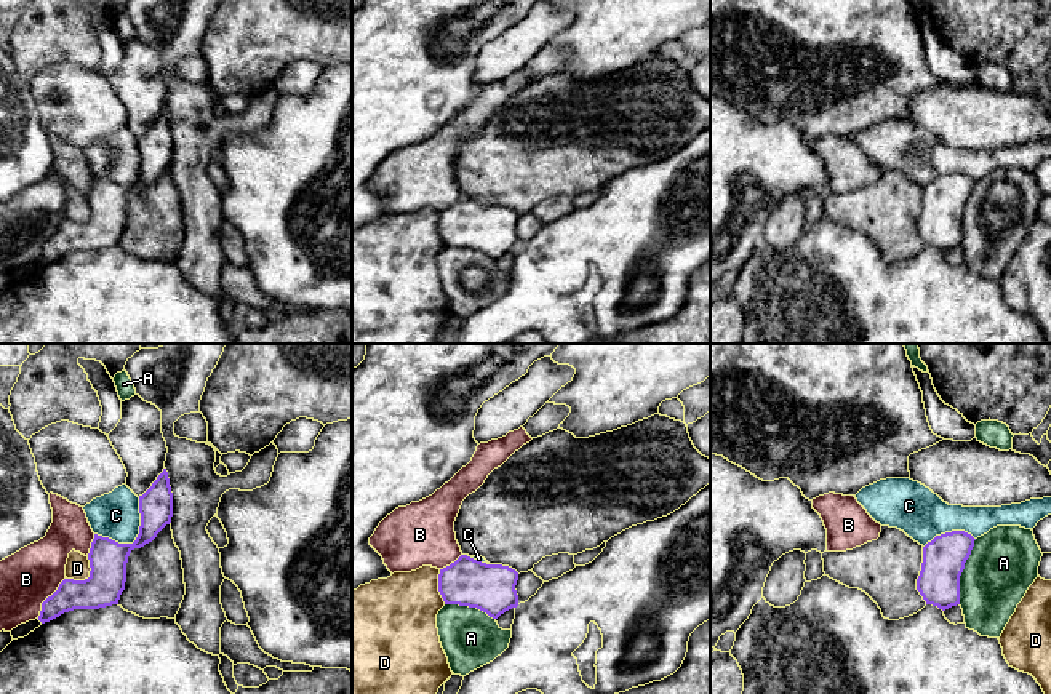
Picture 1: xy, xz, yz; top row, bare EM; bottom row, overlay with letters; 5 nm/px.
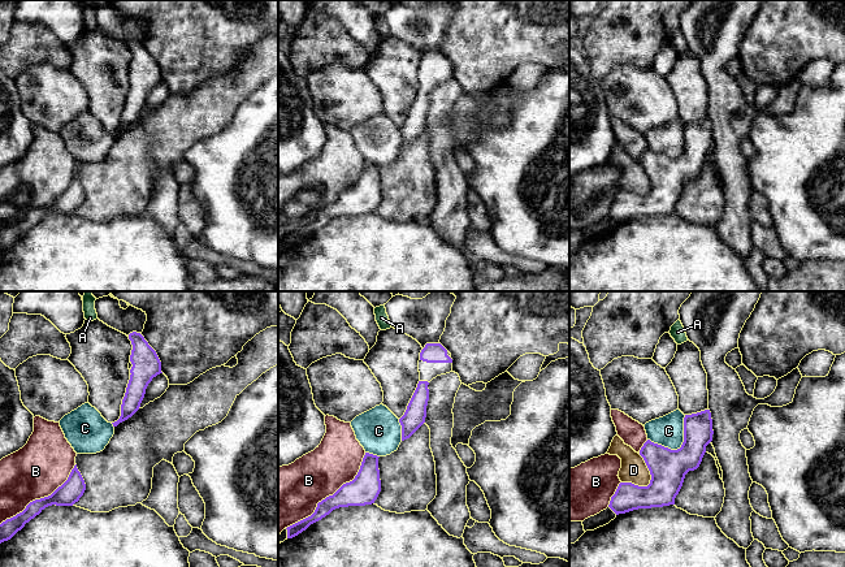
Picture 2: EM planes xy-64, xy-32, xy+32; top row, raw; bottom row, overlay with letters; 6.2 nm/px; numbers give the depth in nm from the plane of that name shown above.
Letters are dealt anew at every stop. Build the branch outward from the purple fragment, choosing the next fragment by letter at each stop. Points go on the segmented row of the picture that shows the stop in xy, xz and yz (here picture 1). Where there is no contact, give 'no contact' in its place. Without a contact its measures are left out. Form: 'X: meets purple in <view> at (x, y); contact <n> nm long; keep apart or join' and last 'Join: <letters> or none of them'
A: meets purple in yz at (962, 571); contact 340 nm long; keep apart
B: meets purple in xy at (47, 598); contact 260 nm long; keep apart
C: meets purple in xy at (136, 539); contact 300 nm long; keep apart
D: meets purple in xy at (88, 578); contact 160 nm long; keep apart
Join: none of them

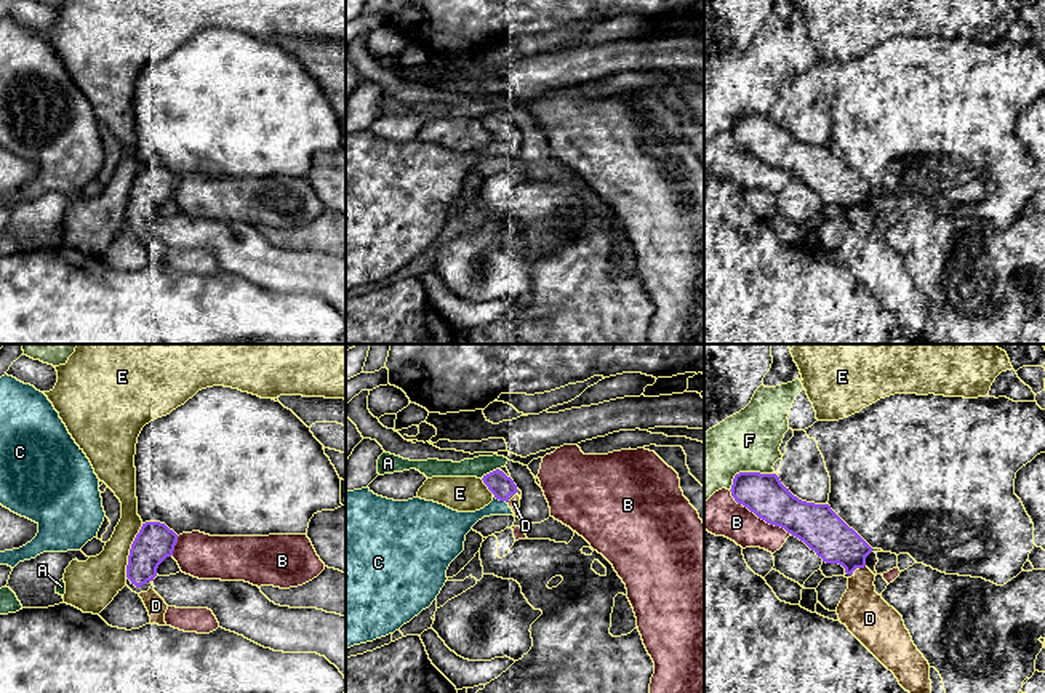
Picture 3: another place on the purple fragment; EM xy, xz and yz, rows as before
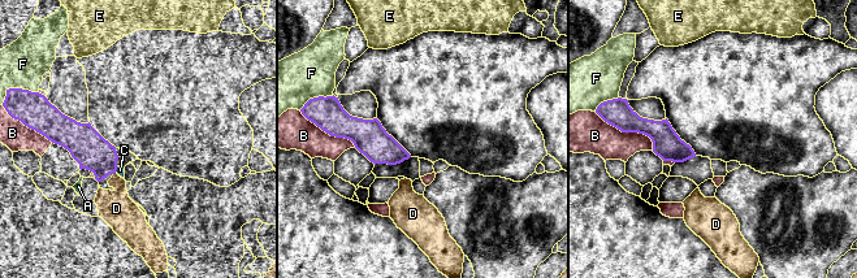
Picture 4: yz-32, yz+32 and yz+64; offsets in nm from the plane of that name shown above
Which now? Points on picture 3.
A: meets purple in xz at (490, 472); contact 110 nm long; keep apart
B: meets purple in yz at (759, 517); contact 400 nm long; keep apart
C: meets purple in xz at (501, 500); contact 70 nm long; keep apart
D: meets purple in yz at (861, 567); contact 40 nm long; join
E: meets purple in xy at (130, 551); contact 280 nm long; keep apart
F: meets purple in yz at (746, 472); contact 240 nm long; keep apart
Join: D

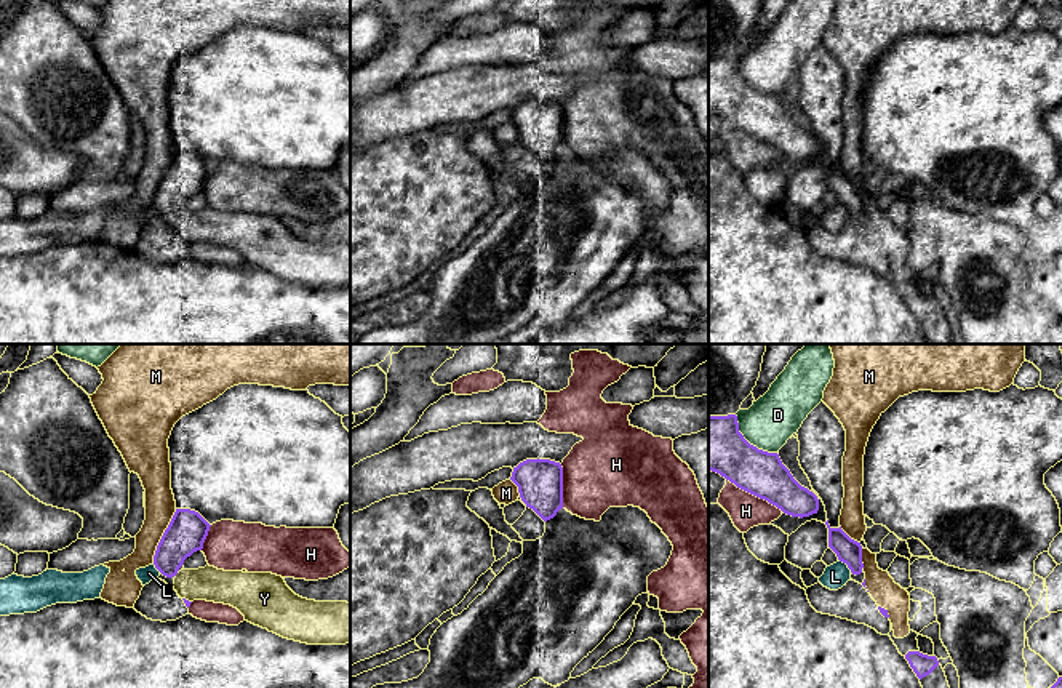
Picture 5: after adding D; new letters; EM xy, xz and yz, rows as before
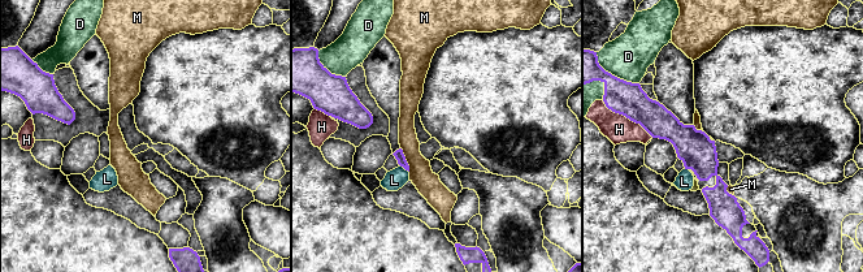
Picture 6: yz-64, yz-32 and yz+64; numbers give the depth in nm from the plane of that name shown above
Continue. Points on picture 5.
D: meets purple in yz at (747, 442); contact 300 nm long; keep apart
H: meets purple in yz at (755, 495); contact 340 nm long; keep apart
L: meets purple in yz at (846, 564); contact 100 nm long; keep apart
M: meets purple in xy at (162, 536); contact 300 nm long; keep apart
Y: meets purple in xy at (187, 600); contact 50 nm long; keep apart
Join: none of them

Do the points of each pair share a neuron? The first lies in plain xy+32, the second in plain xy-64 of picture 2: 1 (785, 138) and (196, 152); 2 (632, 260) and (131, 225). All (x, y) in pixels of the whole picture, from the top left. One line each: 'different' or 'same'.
1: same
2: same

